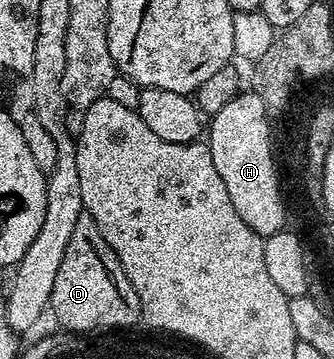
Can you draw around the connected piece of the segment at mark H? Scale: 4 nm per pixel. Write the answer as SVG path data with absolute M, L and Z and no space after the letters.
M245 92L229 100L221 112L210 115L209 145L213 156L213 168L217 168L221 180L225 180L225 188L229 191L229 200L233 200L233 208L237 208L237 216L253 228L253 232L261 235L276 234L279 231L279 218L284 217L283 210L279 210L279 194L275 194L275 174L271 174L271 154L265 148L265 124L263 123L263 106L258 100L250 100Z

